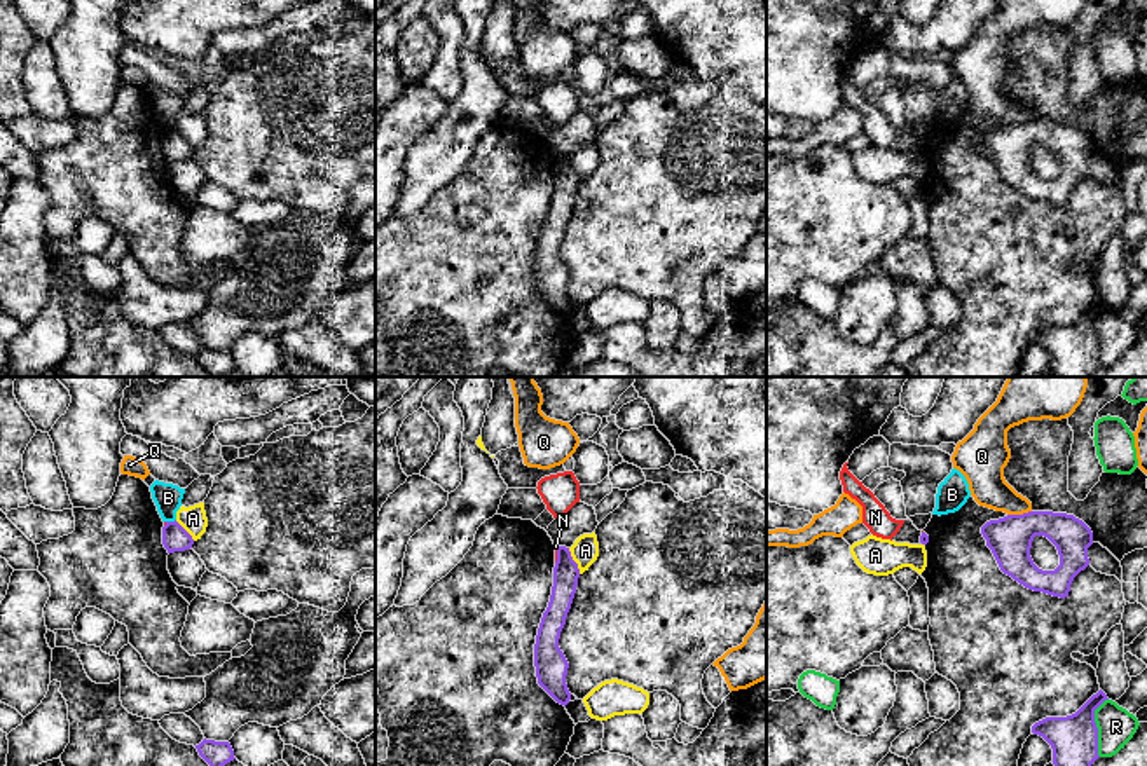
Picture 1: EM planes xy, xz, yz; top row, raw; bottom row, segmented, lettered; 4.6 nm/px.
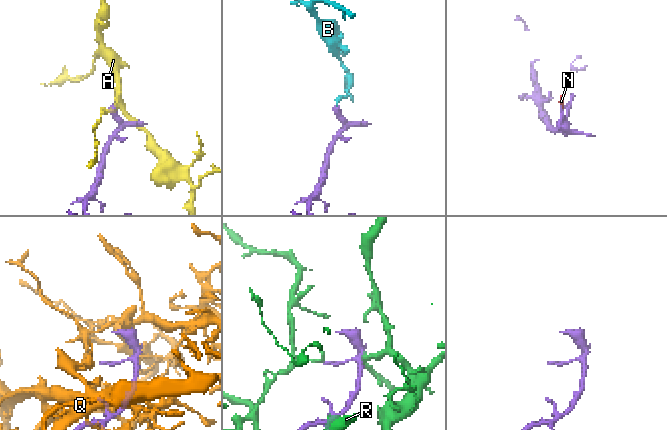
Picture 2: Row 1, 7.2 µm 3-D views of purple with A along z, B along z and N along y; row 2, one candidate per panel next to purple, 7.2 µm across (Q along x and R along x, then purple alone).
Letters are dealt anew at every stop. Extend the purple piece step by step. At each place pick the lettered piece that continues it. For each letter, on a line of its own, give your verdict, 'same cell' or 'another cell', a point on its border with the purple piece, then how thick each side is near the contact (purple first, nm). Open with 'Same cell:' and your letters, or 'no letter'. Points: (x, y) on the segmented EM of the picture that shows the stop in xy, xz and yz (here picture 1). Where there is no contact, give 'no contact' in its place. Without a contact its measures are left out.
Same cell: N
A: another cell | xz (573, 560) | 120/130 nm
B: another cell | xy (170, 522) | 120/130 nm
N: same cell | xz (557, 555) | 120/20 nm
Q: another cell | yz (1018, 515) | 200/180 nm
R: another cell | yz (1097, 728) | 220/180 nm

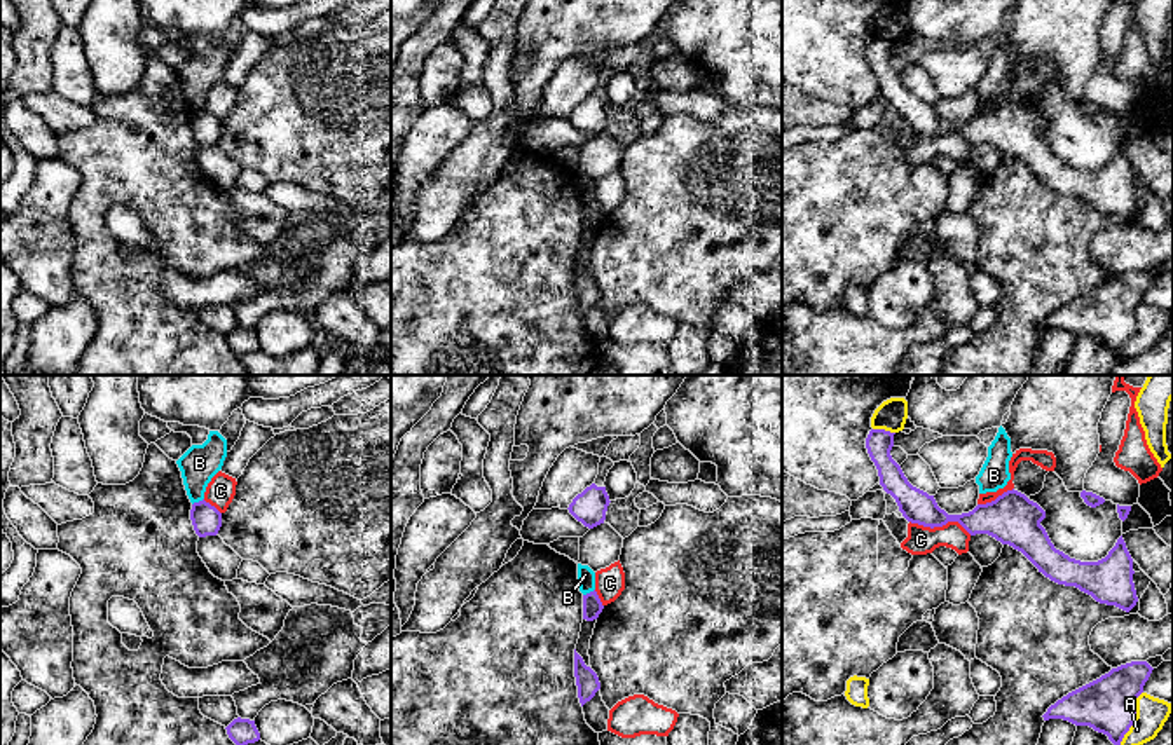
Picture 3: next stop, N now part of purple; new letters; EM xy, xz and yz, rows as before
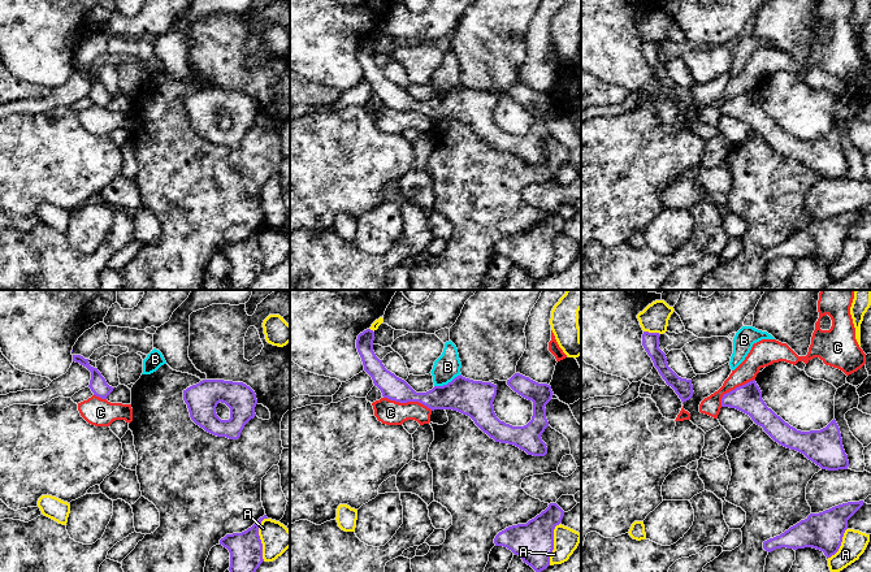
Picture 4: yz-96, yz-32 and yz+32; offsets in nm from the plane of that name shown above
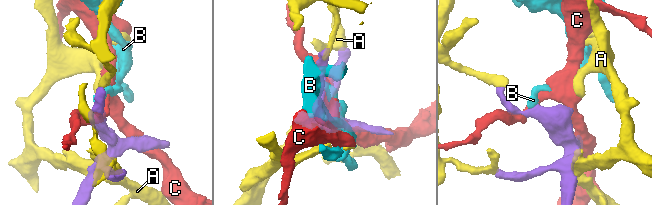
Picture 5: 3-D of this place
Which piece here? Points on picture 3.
Same cell: no letter
A: another cell | yz (1135, 716) | 260/140 nm
B: another cell | xy (199, 501) | 140/170 nm
C: another cell | yz (941, 526) | 160/130 nm

